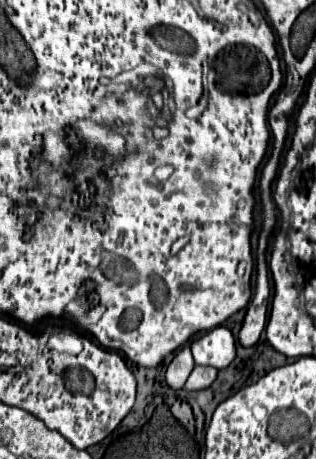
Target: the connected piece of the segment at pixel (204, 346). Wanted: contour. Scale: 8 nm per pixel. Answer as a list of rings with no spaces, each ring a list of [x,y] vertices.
[[[219,326],[205,332],[201,338],[193,340],[191,350],[195,364],[223,370],[235,360],[235,338],[227,328]]]

